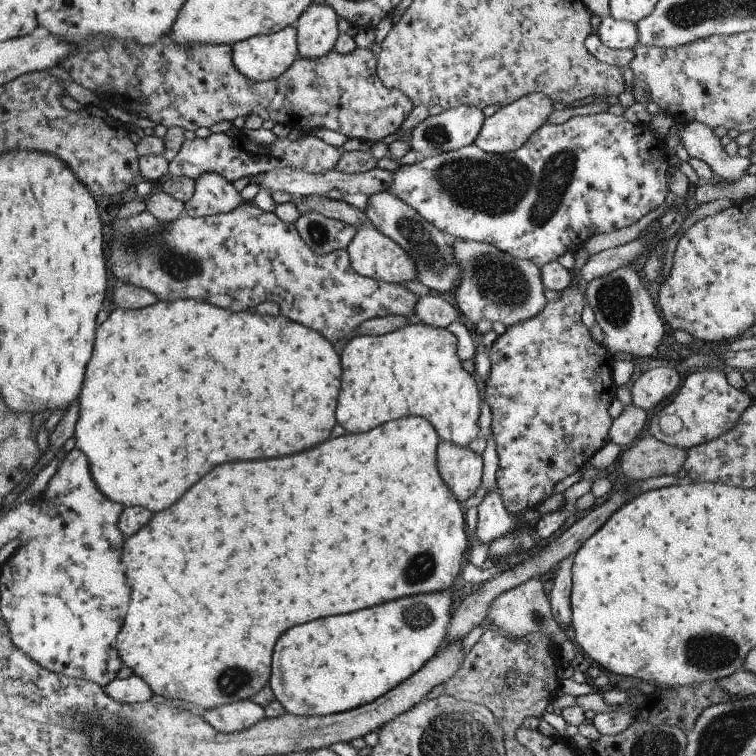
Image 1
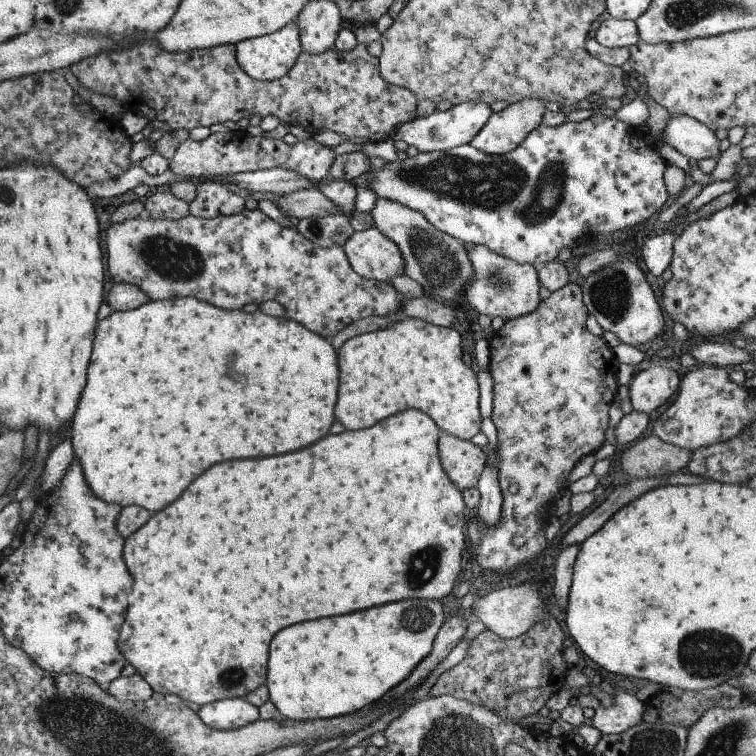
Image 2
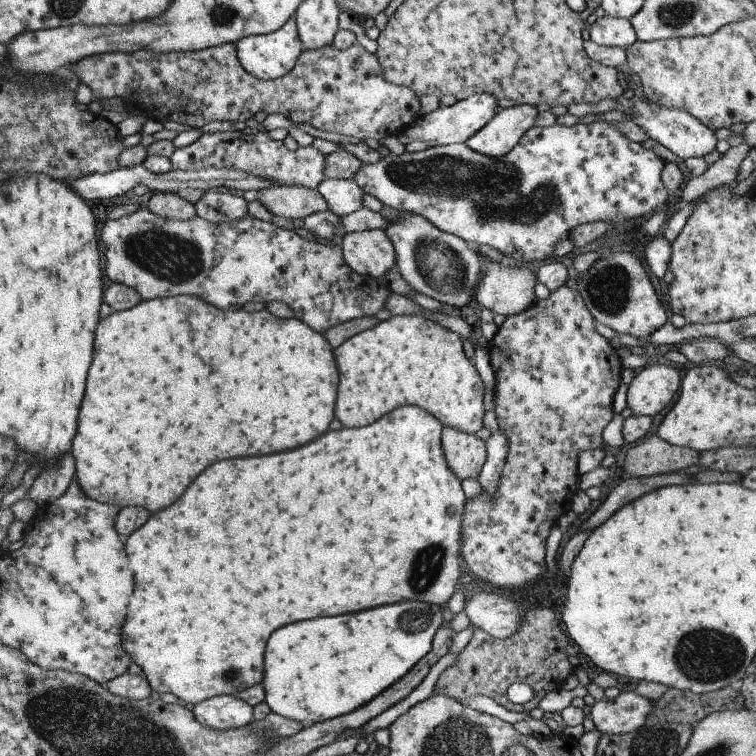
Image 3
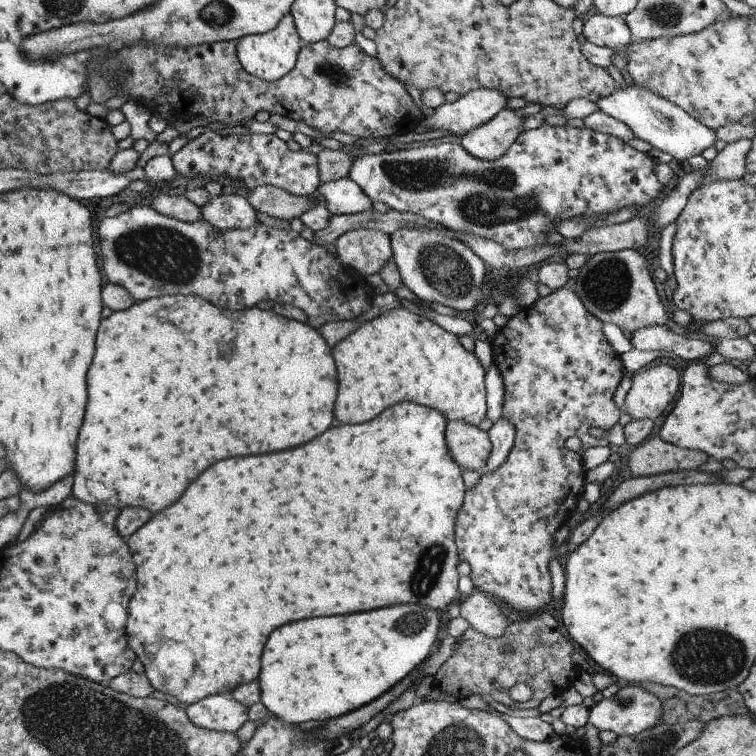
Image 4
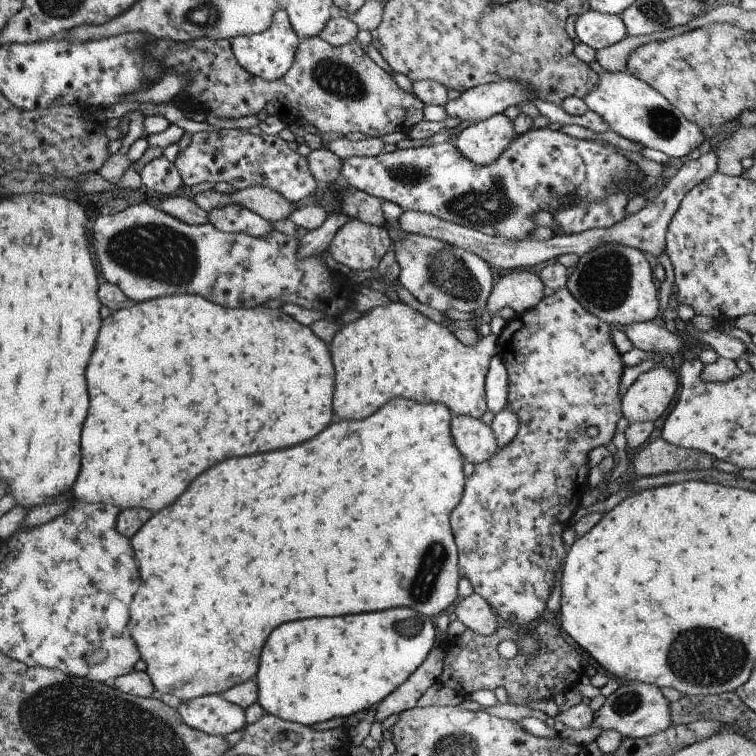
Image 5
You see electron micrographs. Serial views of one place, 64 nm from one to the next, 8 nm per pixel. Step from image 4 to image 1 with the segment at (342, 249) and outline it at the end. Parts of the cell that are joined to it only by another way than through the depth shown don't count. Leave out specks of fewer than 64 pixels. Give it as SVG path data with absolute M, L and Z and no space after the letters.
M367 223L356 229L355 236L351 238L346 251L351 268L361 276L375 279L379 282L397 283L398 285L407 281L417 281L415 264L409 258L409 254L401 246L395 244L393 240L387 238L387 235L381 234L371 224Z

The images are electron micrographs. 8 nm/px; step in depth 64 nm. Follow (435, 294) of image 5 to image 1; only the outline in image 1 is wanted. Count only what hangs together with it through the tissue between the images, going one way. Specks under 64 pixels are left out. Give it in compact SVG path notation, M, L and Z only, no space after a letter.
M383 191L369 195L364 214L368 224L373 225L381 234L387 235L387 238L393 240L409 254L409 258L415 264L417 280L423 286L427 286L436 294L447 292L457 286L461 268L453 258L453 250L451 250L453 237L437 230L430 222L423 220L413 208L389 192Z

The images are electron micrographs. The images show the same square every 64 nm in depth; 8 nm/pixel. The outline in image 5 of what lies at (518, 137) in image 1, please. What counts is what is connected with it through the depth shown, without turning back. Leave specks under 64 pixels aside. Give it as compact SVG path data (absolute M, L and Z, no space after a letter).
M497 113L475 124L463 128L454 142L463 158L473 164L491 164L516 137L513 120Z

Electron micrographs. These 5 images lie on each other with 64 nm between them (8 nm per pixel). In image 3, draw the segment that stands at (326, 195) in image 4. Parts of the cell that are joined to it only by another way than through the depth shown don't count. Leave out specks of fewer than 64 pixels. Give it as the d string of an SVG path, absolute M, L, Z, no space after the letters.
M323 179L315 190L327 204L327 211L335 216L347 216L361 208L364 192L353 179Z

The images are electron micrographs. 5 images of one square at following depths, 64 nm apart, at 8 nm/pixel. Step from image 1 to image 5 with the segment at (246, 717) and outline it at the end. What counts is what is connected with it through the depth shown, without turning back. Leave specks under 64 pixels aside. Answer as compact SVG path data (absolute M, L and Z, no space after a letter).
M219 694L198 696L192 701L180 702L176 710L189 728L209 736L223 736L242 729L246 724L244 709L227 702Z

